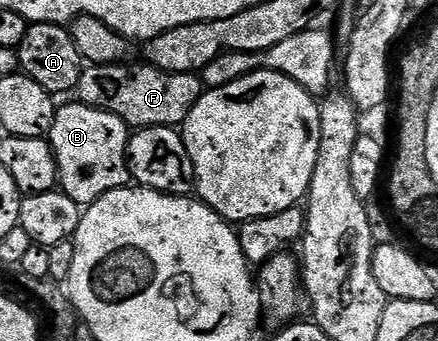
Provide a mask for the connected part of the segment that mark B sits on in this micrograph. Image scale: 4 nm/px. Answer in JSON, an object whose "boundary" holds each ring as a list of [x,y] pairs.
{"boundary":[[[80,102],[73,104],[61,104],[55,114],[55,122],[51,126],[48,134],[49,145],[55,150],[55,158],[59,166],[60,191],[65,192],[74,200],[75,203],[82,206],[88,206],[96,202],[103,194],[107,194],[116,188],[126,187],[130,183],[129,175],[129,138],[131,129],[129,125],[110,112],[104,112],[98,108],[92,108]]]}

